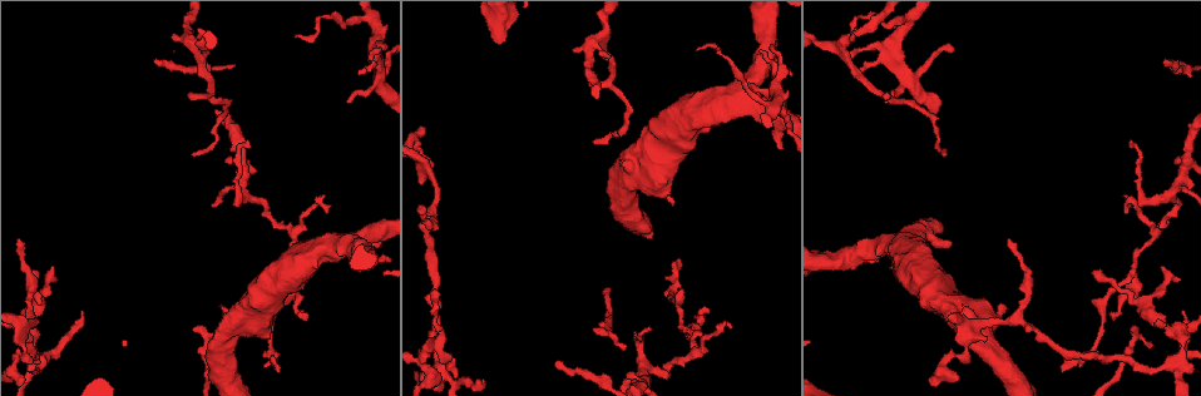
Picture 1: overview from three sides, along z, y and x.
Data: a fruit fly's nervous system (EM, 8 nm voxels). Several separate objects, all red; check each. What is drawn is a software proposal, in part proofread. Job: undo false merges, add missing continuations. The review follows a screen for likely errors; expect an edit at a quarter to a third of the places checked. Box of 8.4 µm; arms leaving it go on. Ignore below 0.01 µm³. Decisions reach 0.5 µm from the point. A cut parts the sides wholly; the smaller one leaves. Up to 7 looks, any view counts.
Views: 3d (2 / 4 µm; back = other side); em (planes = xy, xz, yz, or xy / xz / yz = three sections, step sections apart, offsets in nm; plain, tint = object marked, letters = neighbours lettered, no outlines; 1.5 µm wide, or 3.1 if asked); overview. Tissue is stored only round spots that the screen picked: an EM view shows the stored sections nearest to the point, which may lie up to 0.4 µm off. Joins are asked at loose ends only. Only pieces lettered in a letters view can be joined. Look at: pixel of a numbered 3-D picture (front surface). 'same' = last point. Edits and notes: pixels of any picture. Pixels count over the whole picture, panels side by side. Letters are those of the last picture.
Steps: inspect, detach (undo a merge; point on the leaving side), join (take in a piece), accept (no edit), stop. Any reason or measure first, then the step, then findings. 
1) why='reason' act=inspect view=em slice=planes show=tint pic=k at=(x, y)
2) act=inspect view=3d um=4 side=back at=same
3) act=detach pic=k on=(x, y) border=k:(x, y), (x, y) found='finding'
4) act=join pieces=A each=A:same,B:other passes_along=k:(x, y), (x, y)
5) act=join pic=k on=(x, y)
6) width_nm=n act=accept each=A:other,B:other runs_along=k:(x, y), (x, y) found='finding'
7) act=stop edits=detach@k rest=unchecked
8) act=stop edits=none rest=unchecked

why='tapers out' act=inspect view=3d um=4 pic=1 at=(248, 142)

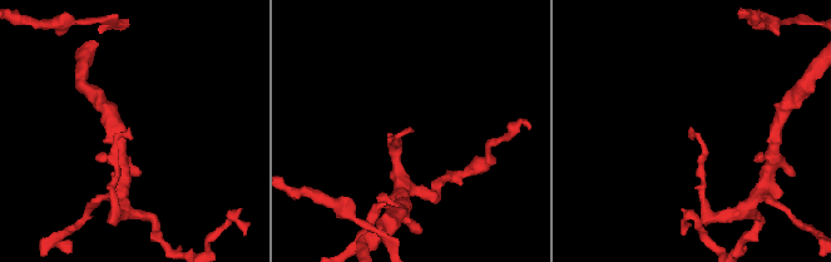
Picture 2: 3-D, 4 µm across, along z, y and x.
why='shape alone is not enough' act=inspect view=em slice=xy step=8 show=letters pic=2 at=(692, 130)

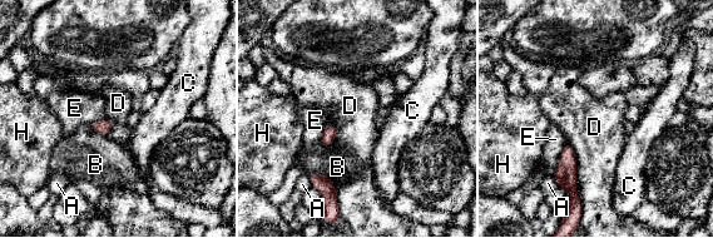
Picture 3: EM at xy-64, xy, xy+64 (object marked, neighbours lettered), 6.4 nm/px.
why='cut it another way' act=inspect view=em slice=planes show=letters at=same

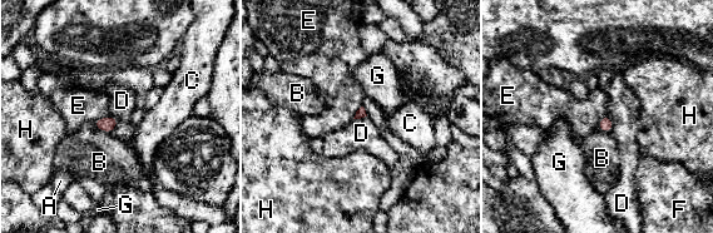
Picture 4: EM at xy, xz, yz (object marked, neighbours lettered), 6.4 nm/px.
act=accept each=A:other,B:other,C:other,D:other,E:other,F:other,G:other,H:other border=4:(109, 114), (117, 119), (110, 132) found='no lettered piece goes on from it'

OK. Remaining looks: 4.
why='an open end' act=inspect view=em slice=planes show=letters pic=1 at=(559, 363)

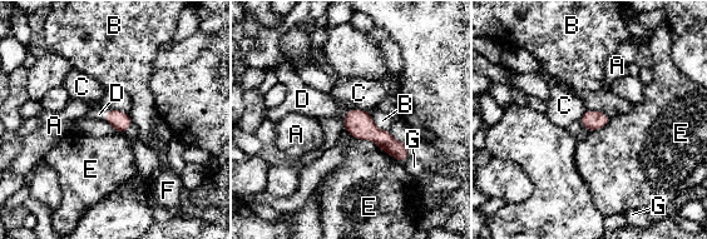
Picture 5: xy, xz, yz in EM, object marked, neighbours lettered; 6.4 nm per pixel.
act=join pieces=D each=A:other,B:other,C:other,D:same,E:other,F:other,G:other passes_along=5:(119, 120), (107, 114), (97, 113) found='it goes on there'

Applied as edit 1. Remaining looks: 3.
act=stop edits=join@5 rest=unchecked

